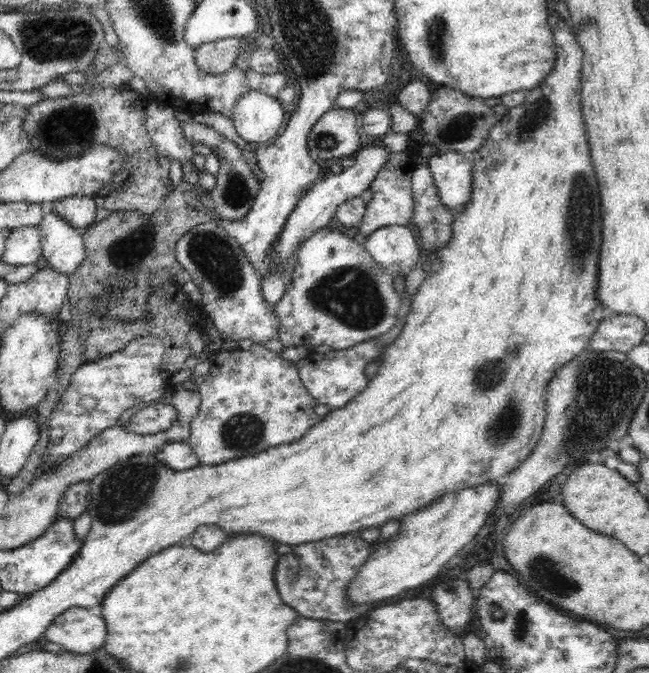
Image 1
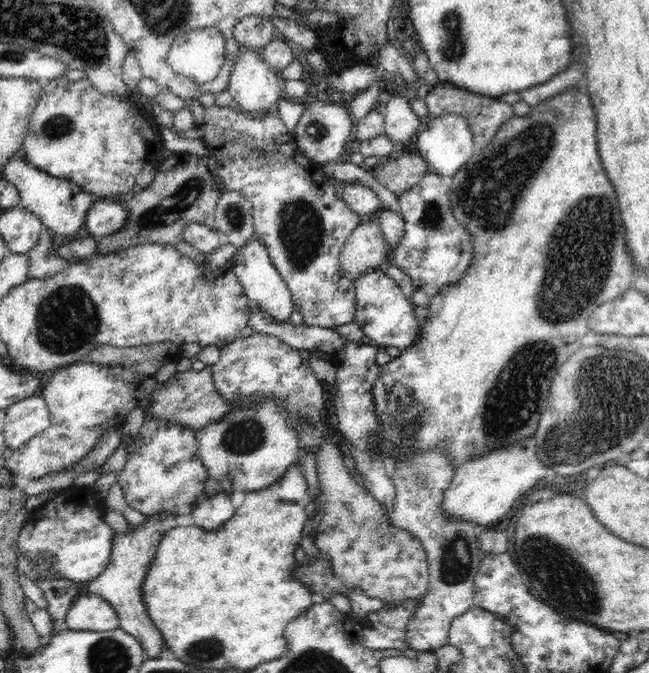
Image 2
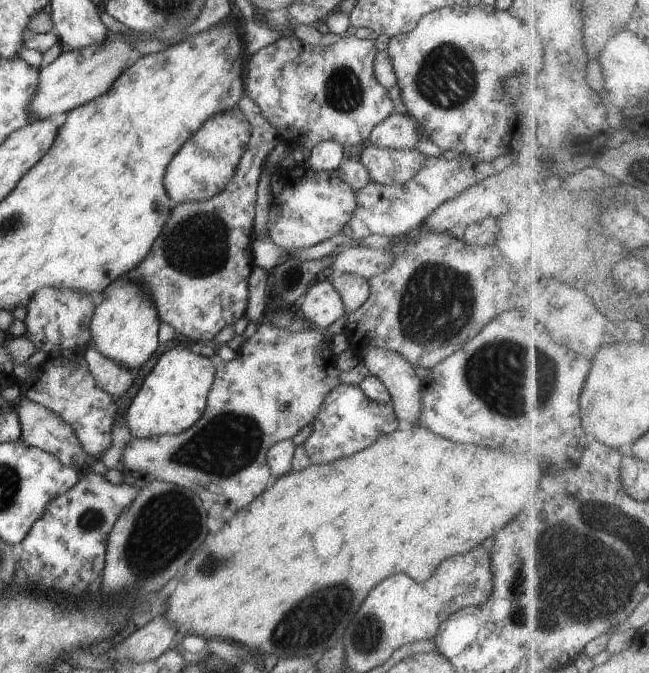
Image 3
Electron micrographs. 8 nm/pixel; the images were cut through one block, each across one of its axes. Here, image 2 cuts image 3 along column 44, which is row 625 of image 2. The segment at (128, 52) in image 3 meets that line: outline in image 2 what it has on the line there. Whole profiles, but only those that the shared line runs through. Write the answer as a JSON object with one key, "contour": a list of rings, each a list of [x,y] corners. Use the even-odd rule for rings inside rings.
{"contour":[[[80,594],[67,610],[65,622],[72,631],[108,633],[119,628],[114,607],[95,594]]]}

